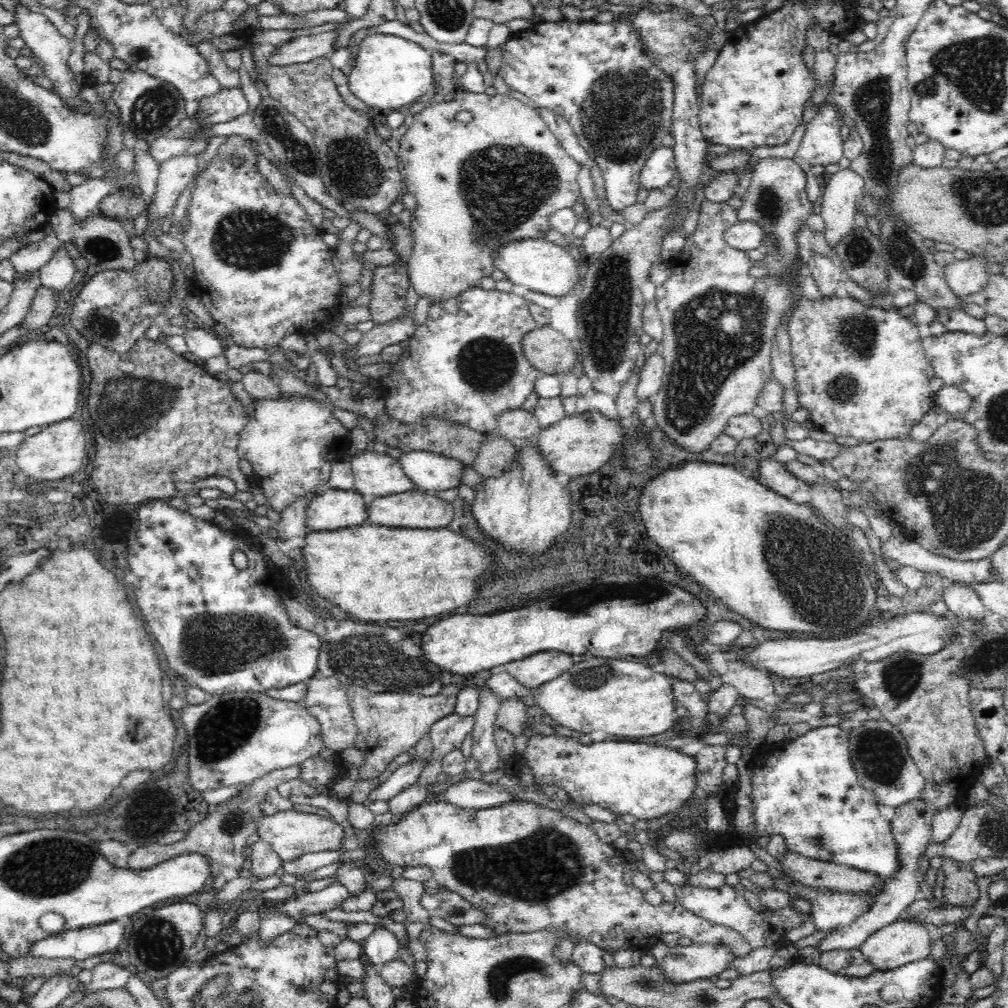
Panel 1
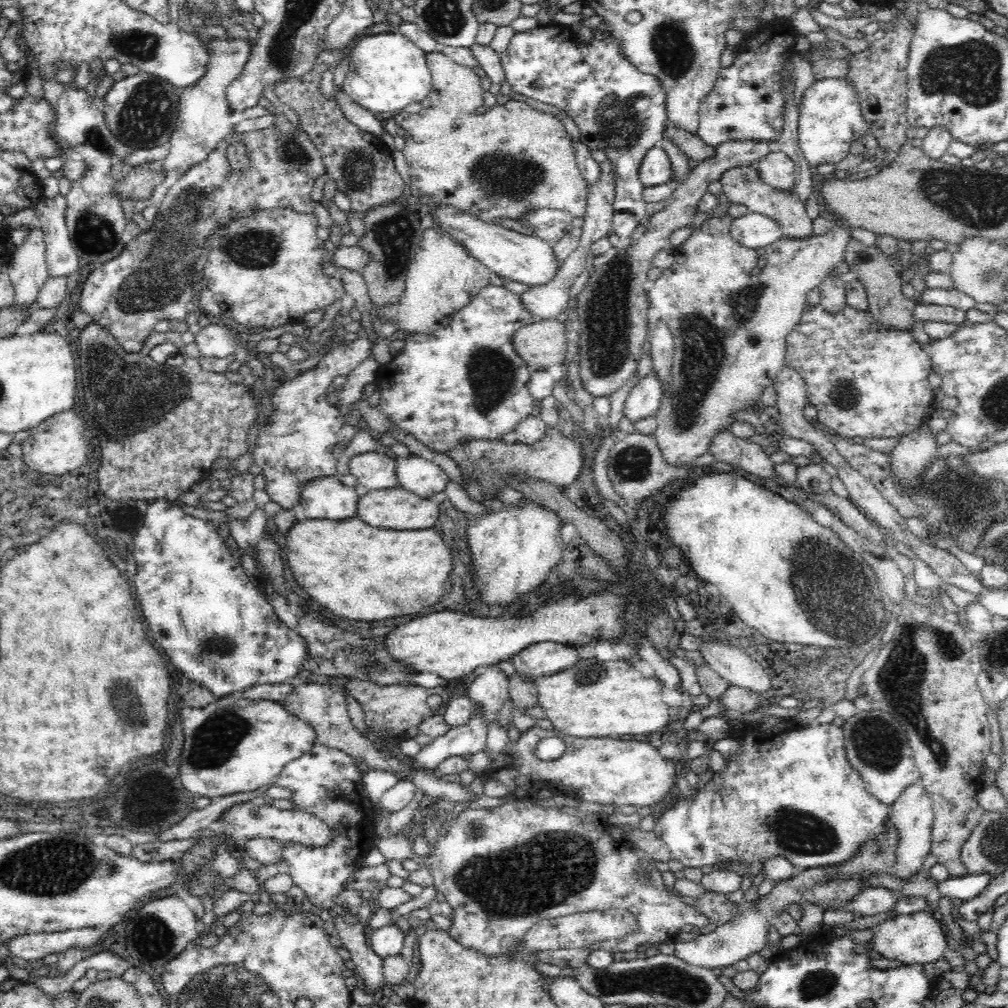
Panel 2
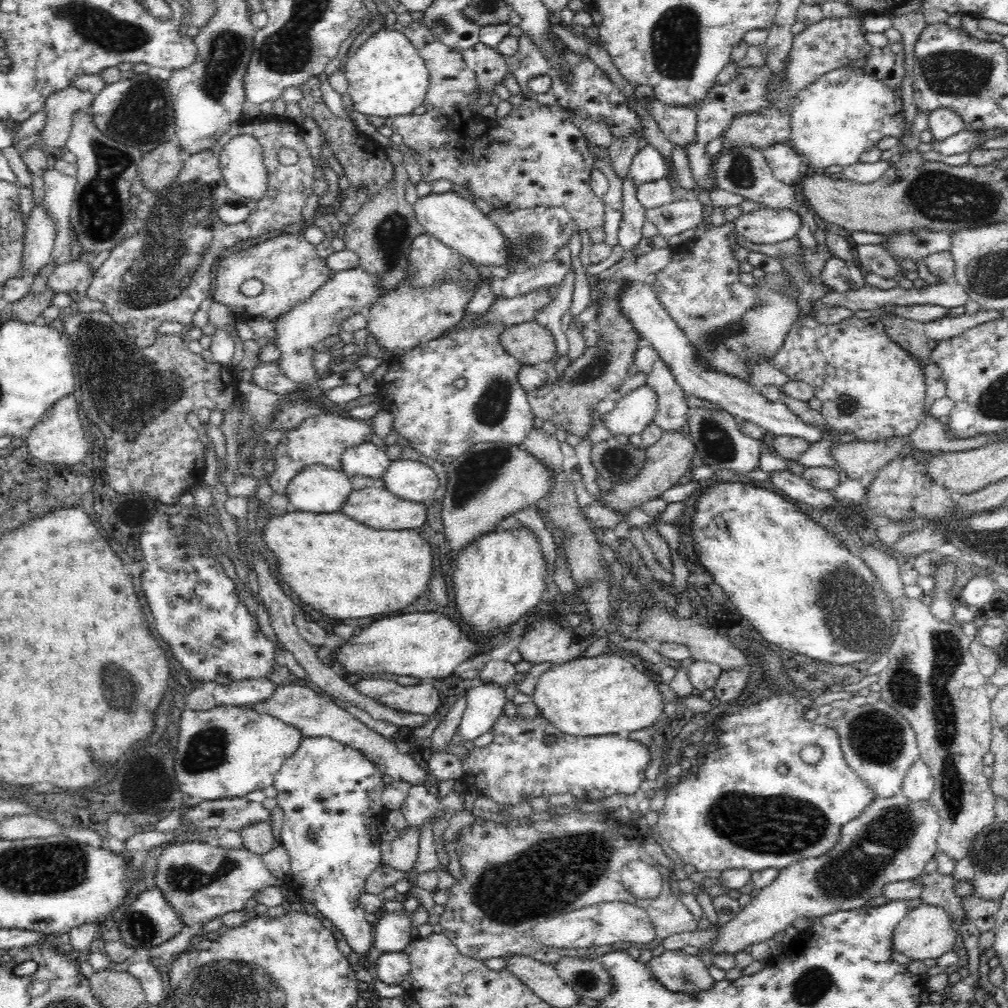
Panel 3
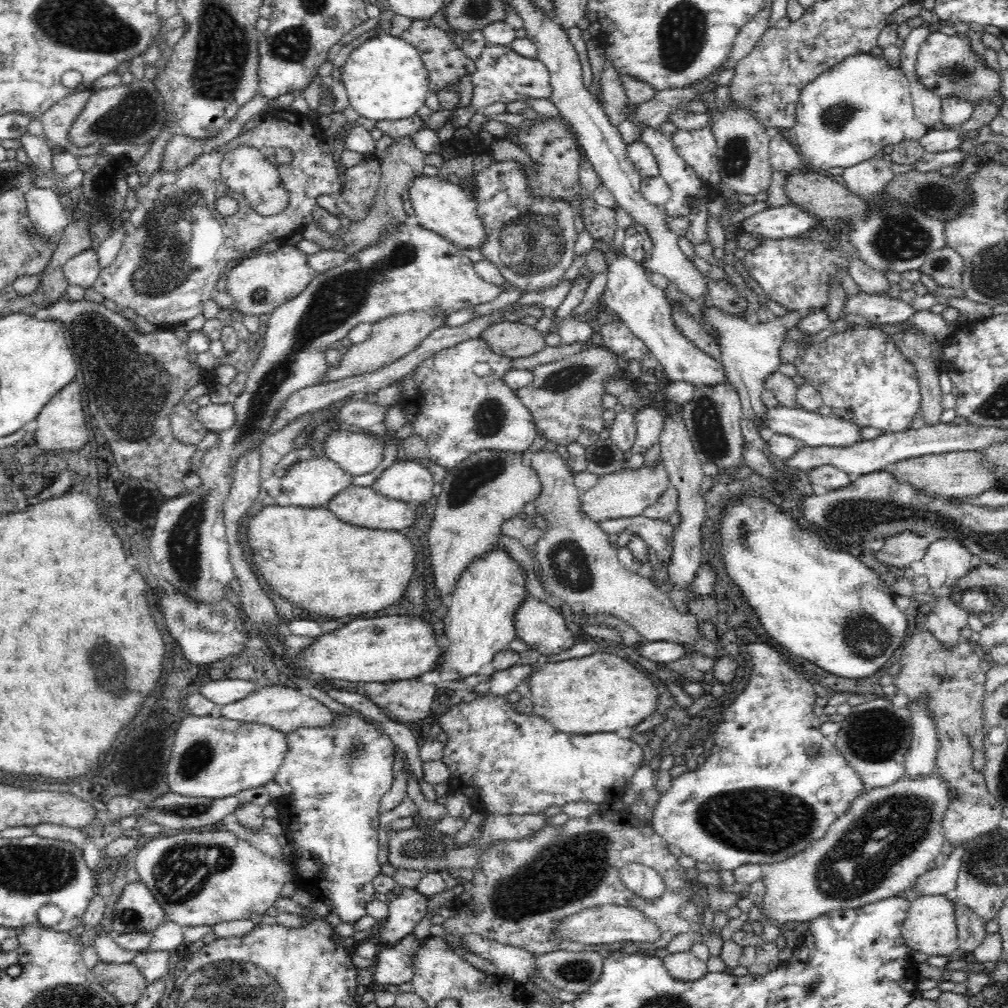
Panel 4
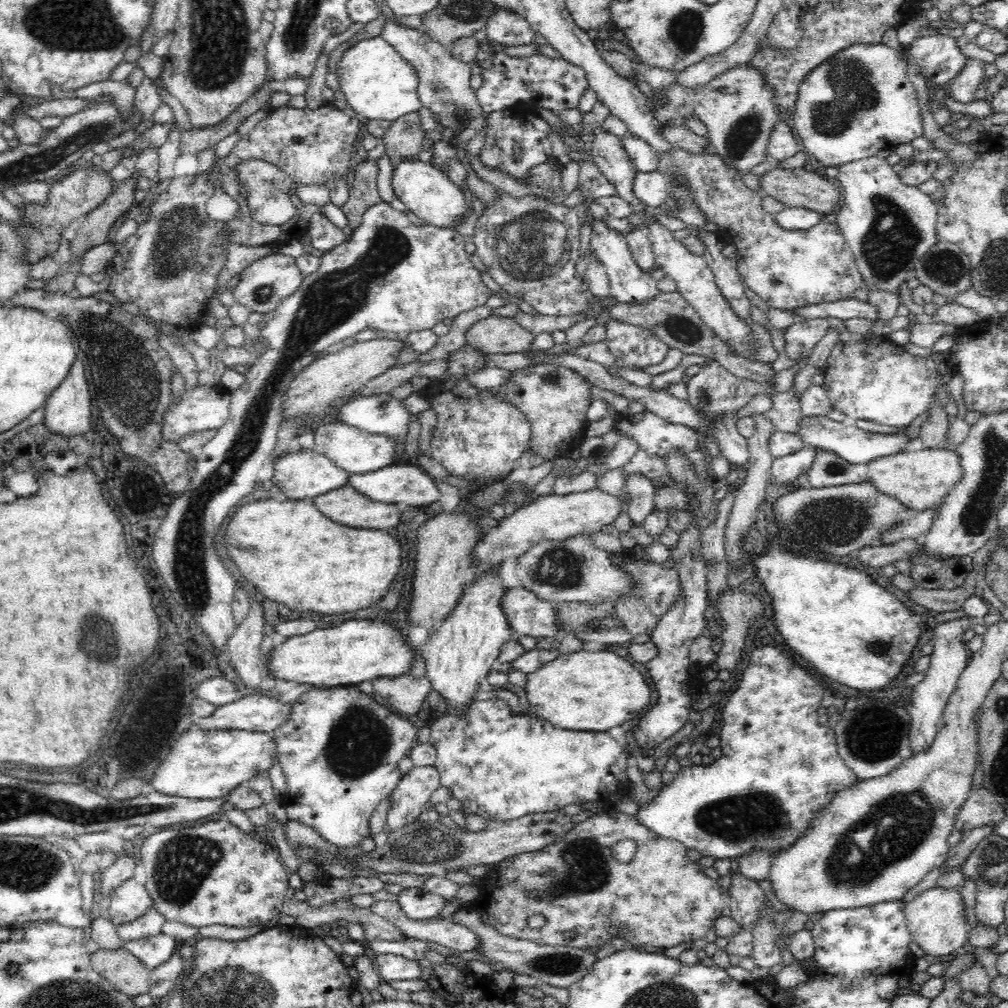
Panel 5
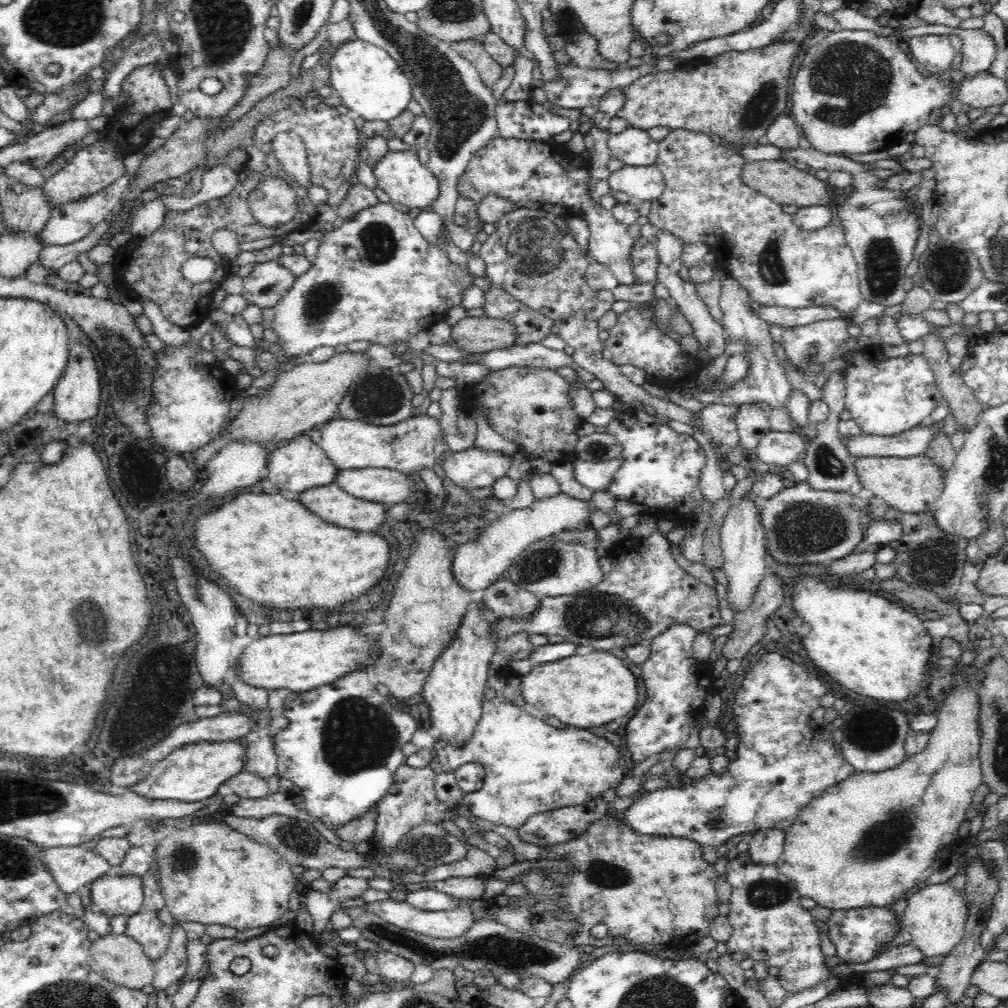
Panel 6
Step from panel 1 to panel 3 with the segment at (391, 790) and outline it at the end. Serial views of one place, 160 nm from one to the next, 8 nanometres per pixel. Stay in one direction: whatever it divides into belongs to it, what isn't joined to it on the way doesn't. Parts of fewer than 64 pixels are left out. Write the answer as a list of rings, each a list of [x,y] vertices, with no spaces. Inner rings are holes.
[[[475,682],[468,691],[465,713],[455,732],[458,744],[473,742],[482,734],[489,734],[506,704],[506,687],[496,683]]]

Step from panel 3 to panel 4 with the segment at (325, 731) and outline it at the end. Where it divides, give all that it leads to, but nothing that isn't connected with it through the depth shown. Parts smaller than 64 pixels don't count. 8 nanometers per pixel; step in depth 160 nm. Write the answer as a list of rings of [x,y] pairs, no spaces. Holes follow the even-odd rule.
[[[278,681],[268,686],[268,688],[262,687],[254,691],[242,700],[218,707],[217,712],[230,720],[258,722],[284,733],[292,732],[298,727],[325,727],[333,725],[333,720],[335,719],[334,712],[323,703],[300,693],[295,687],[288,688]]]

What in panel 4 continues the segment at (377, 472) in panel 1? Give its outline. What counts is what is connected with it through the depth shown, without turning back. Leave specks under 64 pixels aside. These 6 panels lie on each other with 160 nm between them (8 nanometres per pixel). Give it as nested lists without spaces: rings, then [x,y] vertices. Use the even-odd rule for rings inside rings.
[[[329,432],[322,449],[327,459],[352,476],[376,471],[384,460],[382,442],[362,432]]]

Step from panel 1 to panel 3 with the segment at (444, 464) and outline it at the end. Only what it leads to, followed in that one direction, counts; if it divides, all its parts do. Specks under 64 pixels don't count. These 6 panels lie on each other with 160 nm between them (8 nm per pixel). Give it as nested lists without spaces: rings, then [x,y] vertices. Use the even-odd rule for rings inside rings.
[[[414,460],[391,462],[381,478],[394,496],[410,502],[430,502],[439,486],[434,470]]]

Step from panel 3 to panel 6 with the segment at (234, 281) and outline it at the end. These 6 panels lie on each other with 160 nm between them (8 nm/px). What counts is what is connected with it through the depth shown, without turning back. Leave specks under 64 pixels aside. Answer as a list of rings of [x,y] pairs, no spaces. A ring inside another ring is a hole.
[[[275,260],[258,263],[243,280],[242,297],[248,304],[272,308],[292,288],[296,276]]]

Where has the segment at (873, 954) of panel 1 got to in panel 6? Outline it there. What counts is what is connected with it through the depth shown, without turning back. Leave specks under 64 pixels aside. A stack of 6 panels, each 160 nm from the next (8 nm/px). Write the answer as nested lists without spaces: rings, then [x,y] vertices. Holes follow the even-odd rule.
[[[944,883],[920,888],[907,898],[903,928],[910,933],[914,947],[921,950],[925,957],[946,956],[962,941],[968,918],[968,904],[963,897],[960,890],[953,888],[950,883]]]

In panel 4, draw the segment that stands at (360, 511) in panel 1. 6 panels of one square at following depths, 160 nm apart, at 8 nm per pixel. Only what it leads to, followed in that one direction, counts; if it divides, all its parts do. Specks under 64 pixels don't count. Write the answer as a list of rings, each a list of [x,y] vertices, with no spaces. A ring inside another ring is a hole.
[[[301,458],[290,465],[288,474],[280,480],[281,491],[291,500],[292,506],[304,508],[324,507],[336,494],[352,485],[352,475],[344,472],[327,458]]]

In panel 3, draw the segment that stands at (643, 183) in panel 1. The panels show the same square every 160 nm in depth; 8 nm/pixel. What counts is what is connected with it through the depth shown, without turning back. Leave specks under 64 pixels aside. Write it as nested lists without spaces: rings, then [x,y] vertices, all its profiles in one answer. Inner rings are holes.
[[[649,143],[638,150],[630,163],[629,177],[638,185],[656,182],[667,174],[668,168],[664,157]]]

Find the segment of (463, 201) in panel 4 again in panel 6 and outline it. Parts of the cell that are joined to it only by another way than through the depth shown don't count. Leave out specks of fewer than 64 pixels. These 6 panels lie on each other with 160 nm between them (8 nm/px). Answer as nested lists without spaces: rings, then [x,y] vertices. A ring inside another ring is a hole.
[[[410,150],[386,151],[386,154],[376,161],[376,166],[373,169],[378,188],[388,194],[392,204],[402,209],[430,210],[431,202],[439,197],[438,179],[434,177],[426,164],[422,165],[417,153]]]

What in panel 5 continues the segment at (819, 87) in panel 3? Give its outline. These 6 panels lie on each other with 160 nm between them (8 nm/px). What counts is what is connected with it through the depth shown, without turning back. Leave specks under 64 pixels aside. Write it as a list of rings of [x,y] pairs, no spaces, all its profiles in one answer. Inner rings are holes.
[[[882,43],[854,44],[811,70],[799,86],[792,111],[794,130],[800,136],[806,154],[812,154],[824,167],[835,167],[876,156],[884,148],[894,149],[897,144],[922,137],[923,101],[918,98],[914,83],[908,80],[907,70],[911,63],[903,48],[890,48]]]

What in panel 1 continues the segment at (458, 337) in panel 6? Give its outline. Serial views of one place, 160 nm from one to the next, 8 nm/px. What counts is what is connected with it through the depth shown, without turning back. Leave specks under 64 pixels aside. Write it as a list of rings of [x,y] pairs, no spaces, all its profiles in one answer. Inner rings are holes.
[[[543,325],[530,330],[524,335],[521,342],[523,353],[527,361],[538,371],[546,373],[546,375],[568,374],[572,370],[574,363],[580,362],[580,351],[574,353],[574,342],[570,342],[562,333],[555,330],[550,325]]]

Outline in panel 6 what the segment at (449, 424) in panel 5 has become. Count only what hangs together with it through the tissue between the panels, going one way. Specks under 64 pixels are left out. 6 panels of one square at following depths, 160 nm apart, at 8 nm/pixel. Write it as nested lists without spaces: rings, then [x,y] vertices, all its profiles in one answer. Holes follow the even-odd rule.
[[[474,446],[464,452],[452,452],[451,456],[440,465],[447,478],[456,486],[472,490],[486,488],[506,476],[513,458],[508,455],[480,450]]]

